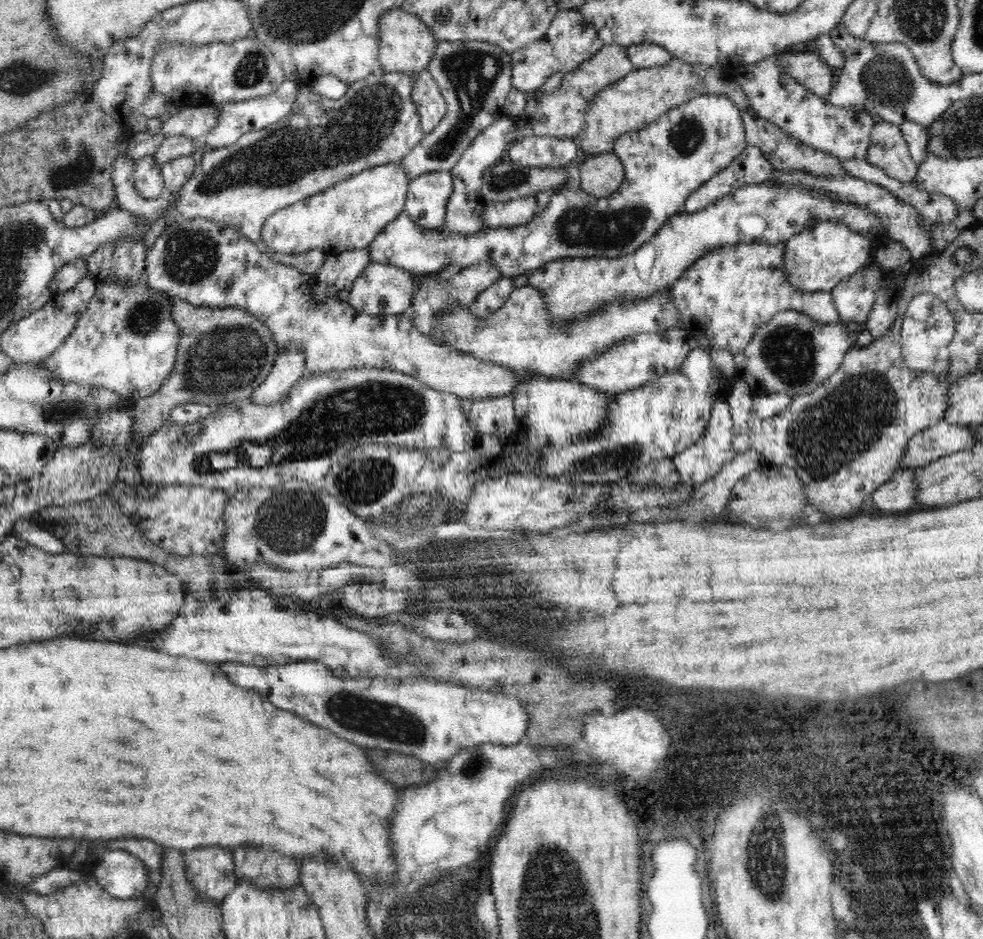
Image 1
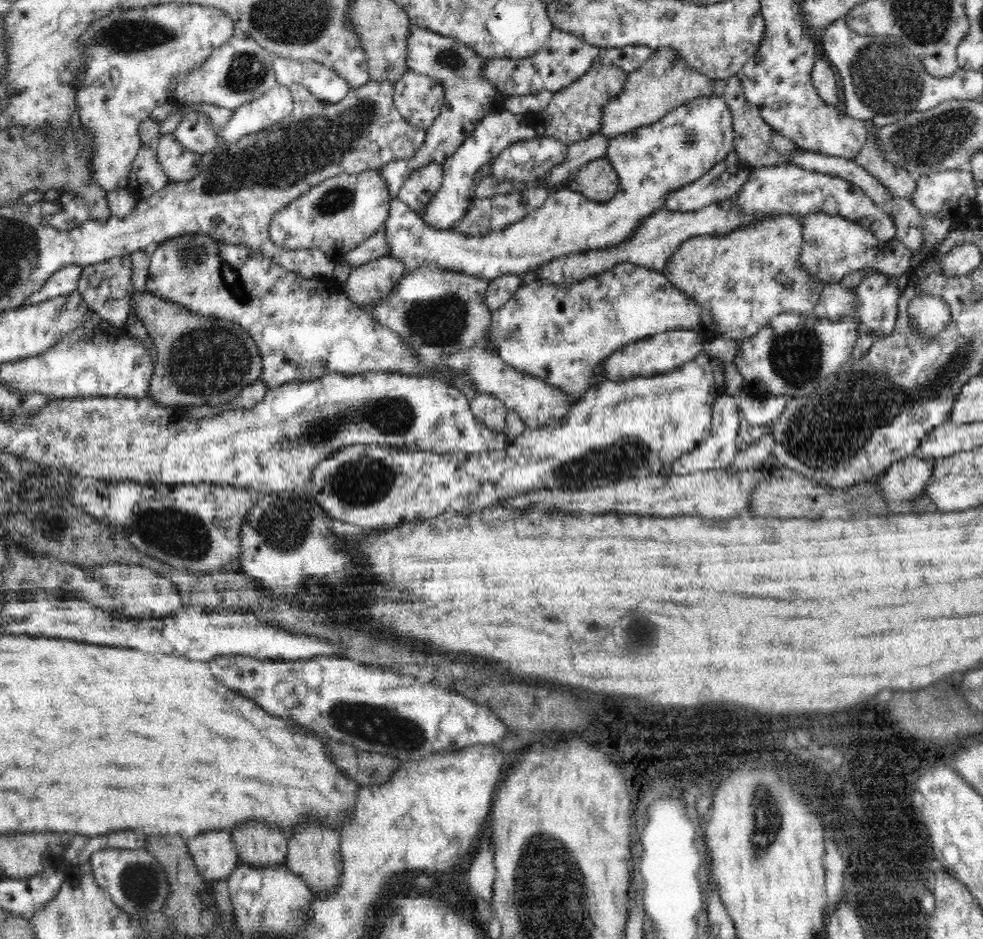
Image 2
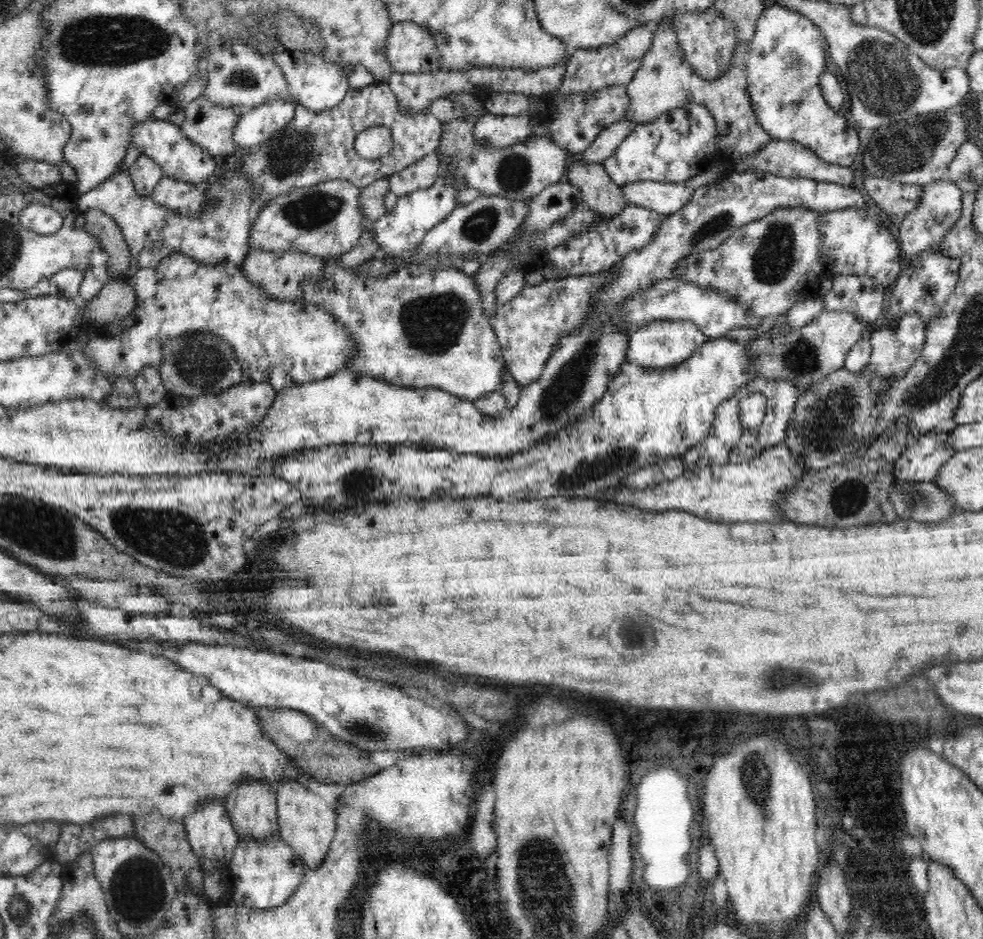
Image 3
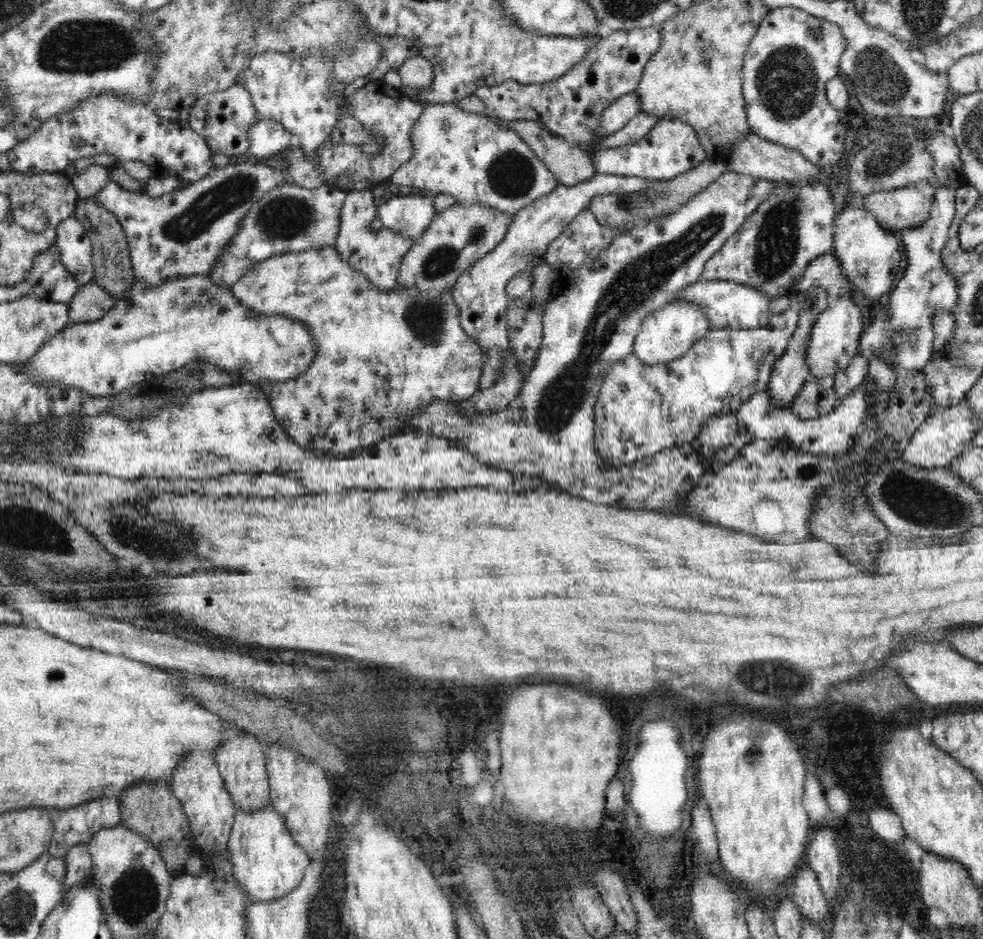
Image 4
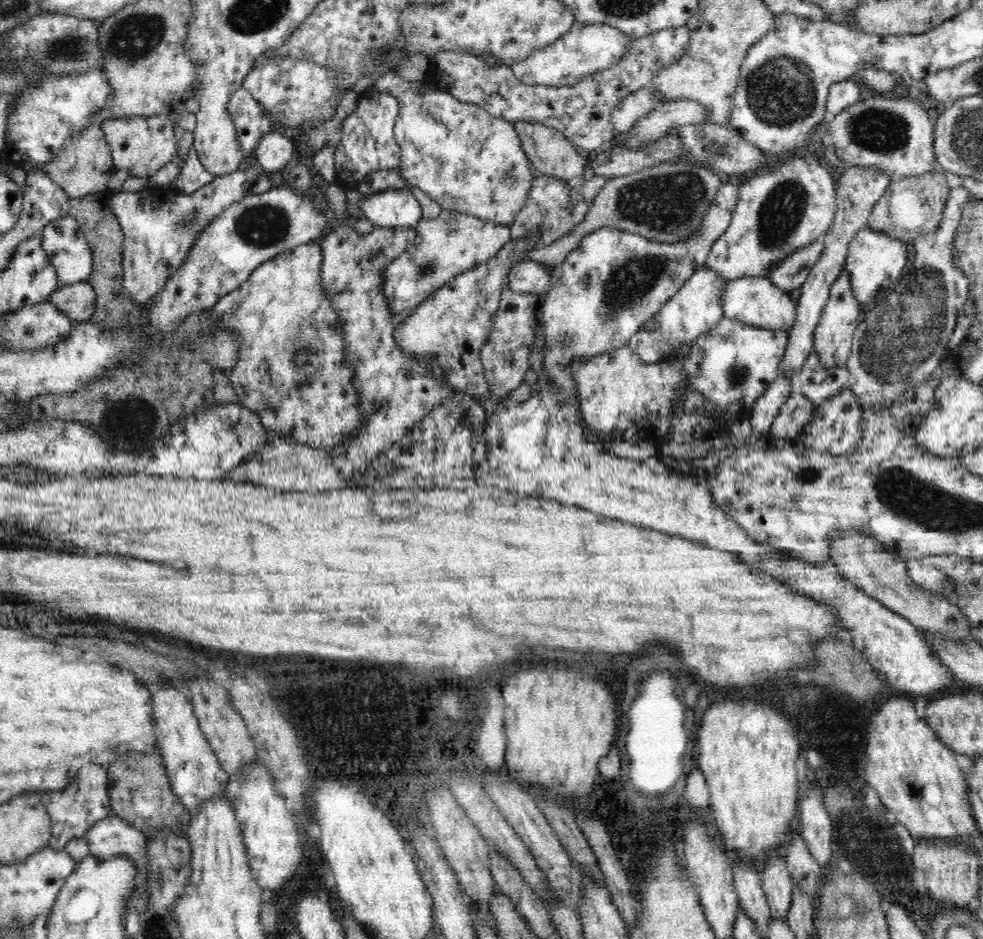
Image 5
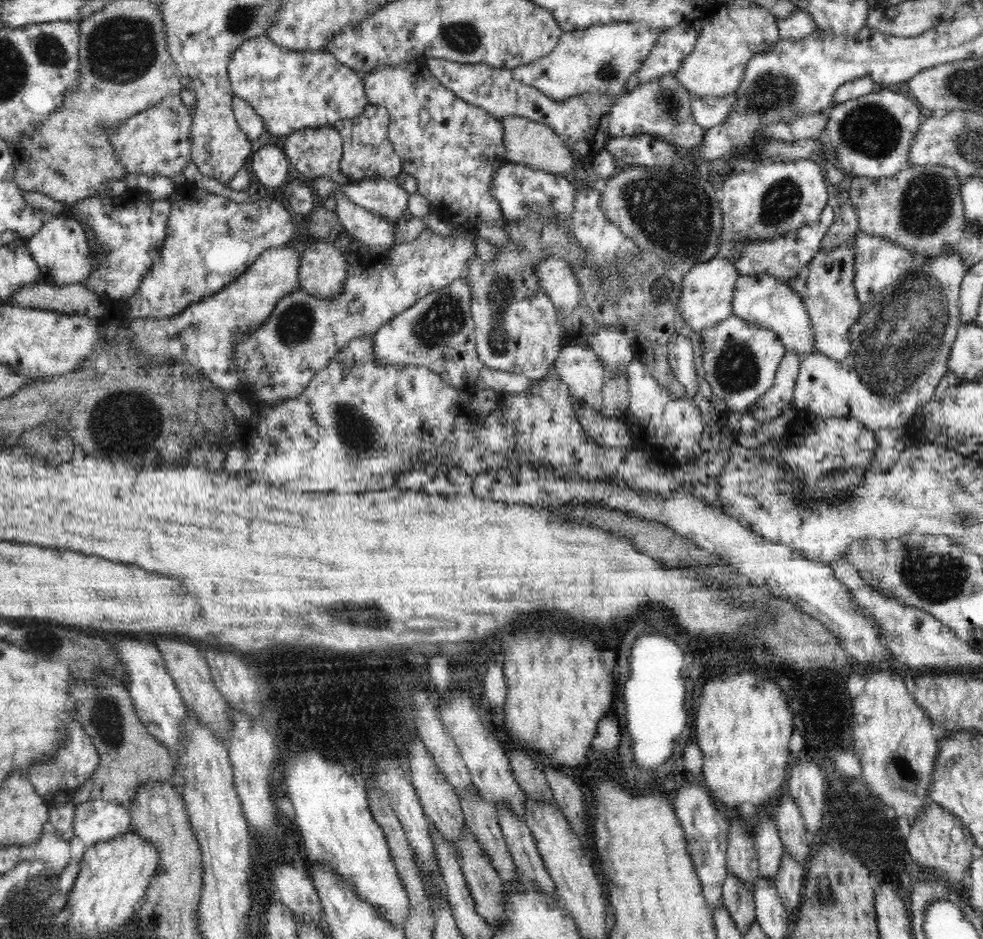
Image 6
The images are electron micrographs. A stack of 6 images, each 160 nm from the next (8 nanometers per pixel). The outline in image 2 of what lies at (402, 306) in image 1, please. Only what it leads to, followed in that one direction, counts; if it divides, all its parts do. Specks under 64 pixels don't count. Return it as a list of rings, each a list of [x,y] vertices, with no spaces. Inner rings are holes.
[[[390,255],[352,267],[345,293],[354,305],[370,306],[391,293],[404,271],[404,263]]]

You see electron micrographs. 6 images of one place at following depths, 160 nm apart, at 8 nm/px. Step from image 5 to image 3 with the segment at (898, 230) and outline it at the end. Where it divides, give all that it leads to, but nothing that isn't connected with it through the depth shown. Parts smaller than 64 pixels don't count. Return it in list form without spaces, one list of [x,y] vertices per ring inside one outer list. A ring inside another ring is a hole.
[[[865,168],[862,177],[864,178],[862,186],[868,191],[872,202],[880,208],[883,216],[898,216],[898,214],[908,216],[920,204],[923,192],[920,185],[900,184],[883,176],[876,178]]]

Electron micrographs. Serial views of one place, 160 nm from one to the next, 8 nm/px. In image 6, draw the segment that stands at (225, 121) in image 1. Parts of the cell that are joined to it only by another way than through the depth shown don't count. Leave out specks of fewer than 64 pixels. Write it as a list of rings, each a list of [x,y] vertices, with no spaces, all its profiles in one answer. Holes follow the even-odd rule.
[[[267,143],[252,154],[252,168],[264,188],[281,188],[288,178],[289,160],[284,151],[274,143]]]

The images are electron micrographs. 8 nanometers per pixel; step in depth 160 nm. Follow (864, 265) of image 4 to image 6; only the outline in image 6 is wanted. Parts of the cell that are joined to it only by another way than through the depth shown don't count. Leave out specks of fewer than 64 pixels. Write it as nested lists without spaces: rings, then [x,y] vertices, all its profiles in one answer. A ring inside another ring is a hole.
[[[861,231],[855,236],[854,251],[855,289],[861,304],[870,302],[876,294],[894,284],[914,264],[913,252],[907,248],[878,236],[868,236]]]

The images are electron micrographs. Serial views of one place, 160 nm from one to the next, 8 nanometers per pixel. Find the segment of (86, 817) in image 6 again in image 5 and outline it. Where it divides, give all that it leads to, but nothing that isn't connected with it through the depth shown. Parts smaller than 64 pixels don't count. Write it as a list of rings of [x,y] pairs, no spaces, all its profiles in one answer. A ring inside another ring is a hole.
[[[110,814],[92,824],[84,837],[88,843],[90,853],[100,859],[109,859],[118,855],[132,857],[132,861],[136,863],[136,878],[134,878],[134,888],[130,892],[131,896],[125,907],[124,919],[134,913],[144,914],[148,910],[148,898],[150,898],[150,894],[145,887],[147,885],[147,866],[149,865],[147,863],[147,837],[145,834],[140,829],[126,823],[118,815]]]

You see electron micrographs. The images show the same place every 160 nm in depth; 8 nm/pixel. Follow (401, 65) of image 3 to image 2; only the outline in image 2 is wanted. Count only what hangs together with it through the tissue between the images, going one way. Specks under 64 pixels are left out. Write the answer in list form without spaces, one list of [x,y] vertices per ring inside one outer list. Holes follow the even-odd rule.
[[[411,24],[407,36],[407,70],[430,76],[440,82],[444,88],[444,100],[439,115],[427,128],[424,144],[418,148],[418,152],[412,158],[396,160],[380,170],[392,199],[397,198],[403,180],[420,165],[431,162],[442,165],[471,135],[475,124],[482,120],[484,115],[503,110],[502,102],[496,100],[501,92],[484,79],[482,69],[487,60],[488,58],[482,58],[458,39],[443,37]]]

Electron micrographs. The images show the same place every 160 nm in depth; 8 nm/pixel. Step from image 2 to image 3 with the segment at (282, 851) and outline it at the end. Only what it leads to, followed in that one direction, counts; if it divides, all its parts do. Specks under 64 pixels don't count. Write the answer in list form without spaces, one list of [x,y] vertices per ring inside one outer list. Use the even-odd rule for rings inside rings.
[[[262,780],[232,784],[226,810],[239,839],[280,837],[276,793]]]

